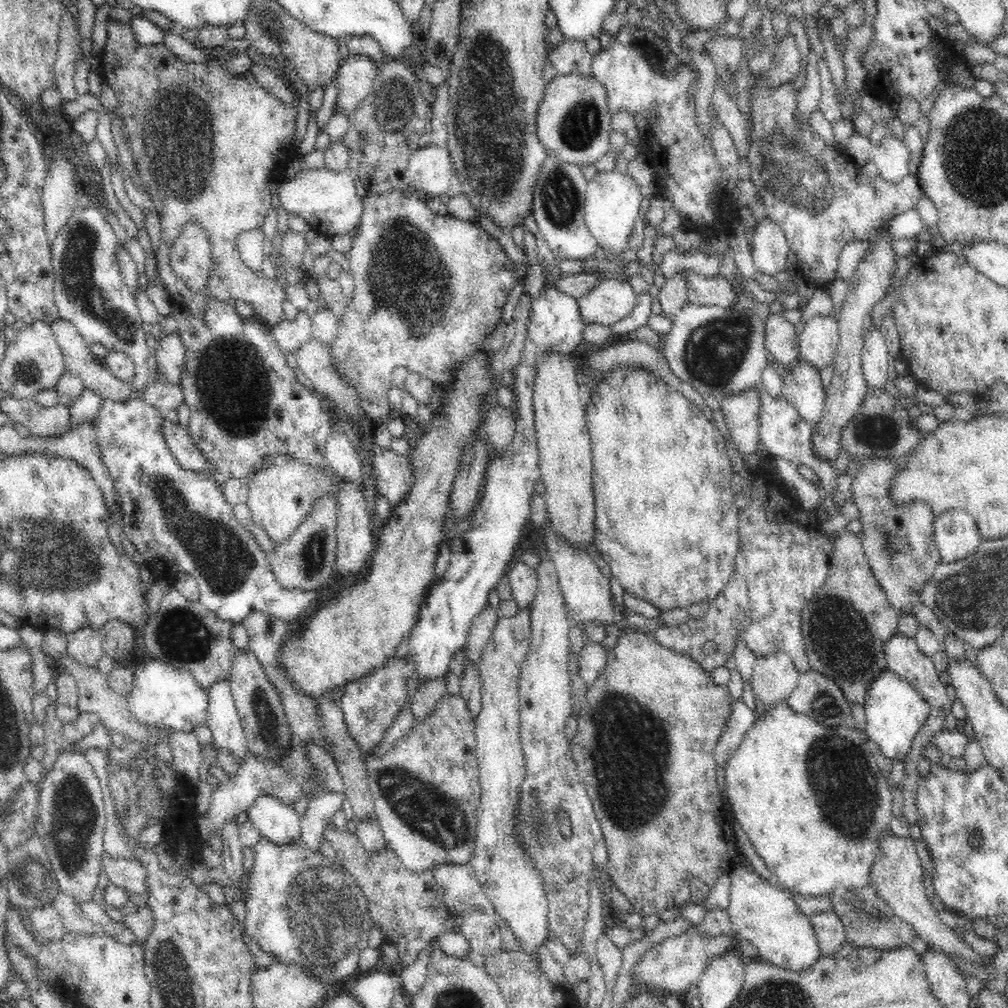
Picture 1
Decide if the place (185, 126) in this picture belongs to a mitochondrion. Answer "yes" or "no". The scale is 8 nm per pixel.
yes

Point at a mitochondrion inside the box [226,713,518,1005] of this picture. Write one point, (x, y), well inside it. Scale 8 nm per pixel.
(316, 899)

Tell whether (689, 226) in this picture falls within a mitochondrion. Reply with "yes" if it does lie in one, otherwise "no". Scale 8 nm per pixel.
no

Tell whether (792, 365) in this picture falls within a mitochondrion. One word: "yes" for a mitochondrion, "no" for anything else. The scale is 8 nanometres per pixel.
no

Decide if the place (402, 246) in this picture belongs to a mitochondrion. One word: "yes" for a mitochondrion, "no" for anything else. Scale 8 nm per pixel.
yes

